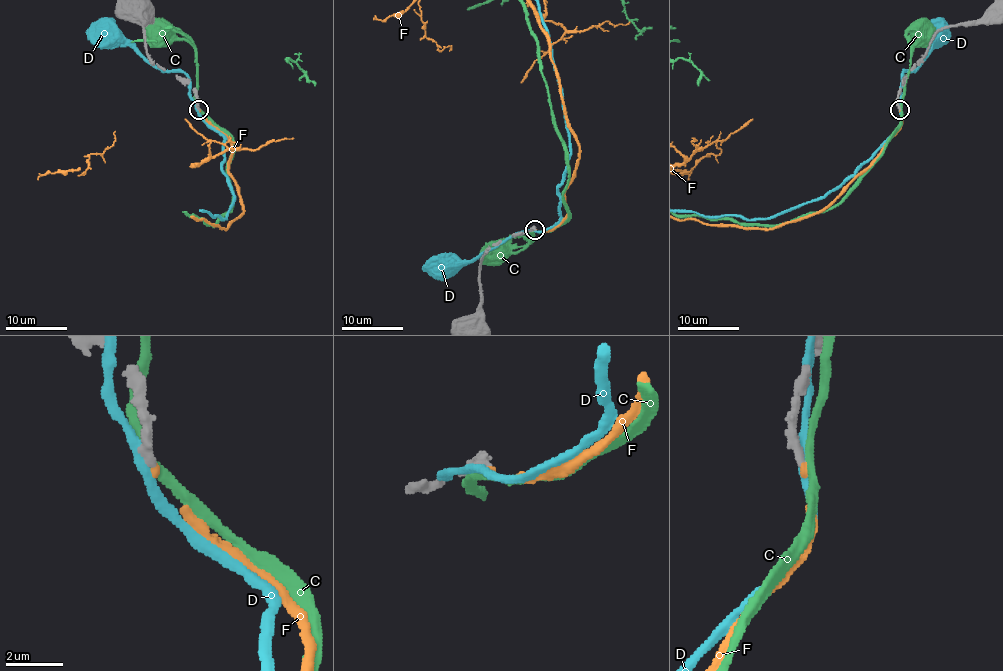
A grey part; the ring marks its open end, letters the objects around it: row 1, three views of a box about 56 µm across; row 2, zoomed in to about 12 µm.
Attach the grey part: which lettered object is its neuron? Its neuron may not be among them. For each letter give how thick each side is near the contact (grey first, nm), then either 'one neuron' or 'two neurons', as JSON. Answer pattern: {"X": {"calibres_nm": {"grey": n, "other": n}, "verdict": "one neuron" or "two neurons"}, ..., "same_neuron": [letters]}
{"C": {"calibres_nm": {"grey": 360, "other": 300}, "verdict": "two neurons"}, "D": {"calibres_nm": {"grey": 400, "other": 320}, "verdict": "two neurons"}, "F": {"calibres_nm": {"grey": 340, "other": 160}, "verdict": "one neuron"}, "same_neuron": ["F"]}

